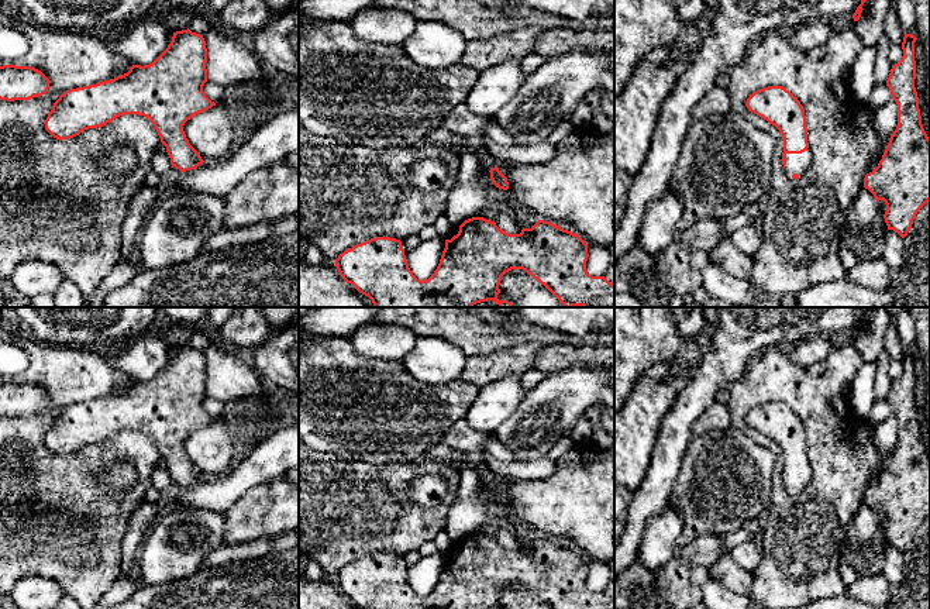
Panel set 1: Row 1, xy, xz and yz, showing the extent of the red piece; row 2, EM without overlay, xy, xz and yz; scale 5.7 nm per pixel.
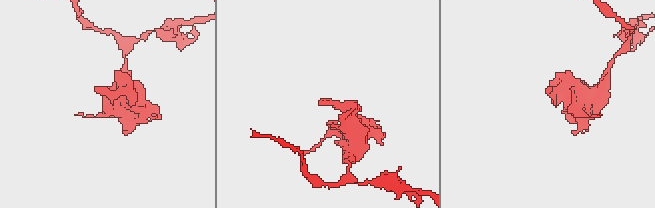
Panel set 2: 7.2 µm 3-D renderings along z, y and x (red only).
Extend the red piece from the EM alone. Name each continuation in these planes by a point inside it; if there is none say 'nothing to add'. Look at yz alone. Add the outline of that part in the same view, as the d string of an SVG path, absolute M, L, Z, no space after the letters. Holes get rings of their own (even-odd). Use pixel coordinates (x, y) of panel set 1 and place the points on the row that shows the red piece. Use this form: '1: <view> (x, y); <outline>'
1: yz (798, 164); M810 148L802 154L786 154L785 171L789 176L798 173L799 178L807 171L812 162Z

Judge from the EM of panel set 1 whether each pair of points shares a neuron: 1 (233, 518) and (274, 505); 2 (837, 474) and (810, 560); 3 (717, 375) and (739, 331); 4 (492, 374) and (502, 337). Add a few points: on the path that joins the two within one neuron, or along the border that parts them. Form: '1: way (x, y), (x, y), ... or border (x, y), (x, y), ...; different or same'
1: way (243, 518), (251, 518), (264, 512); same
2: way (833, 495), (810, 526), (810, 539); same
3: way (722, 364), (736, 343); same
4: border (530, 341), (506, 346), (485, 355), (468, 357); different

